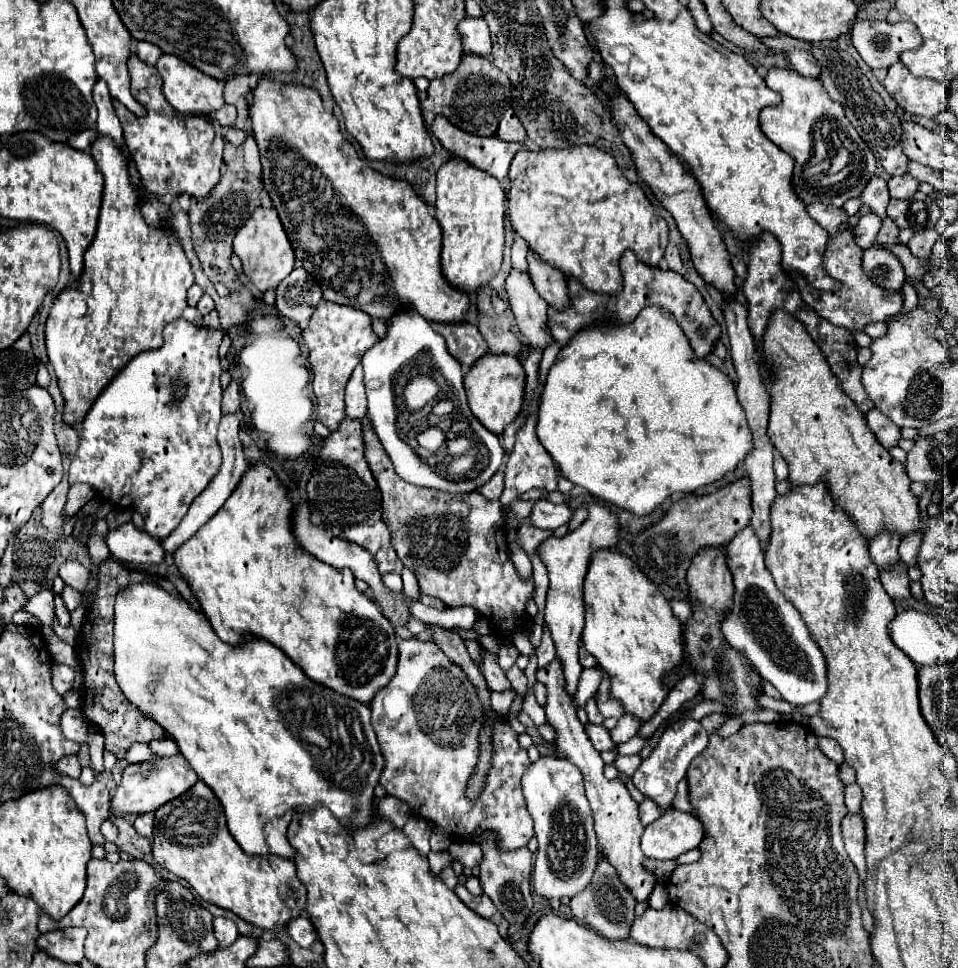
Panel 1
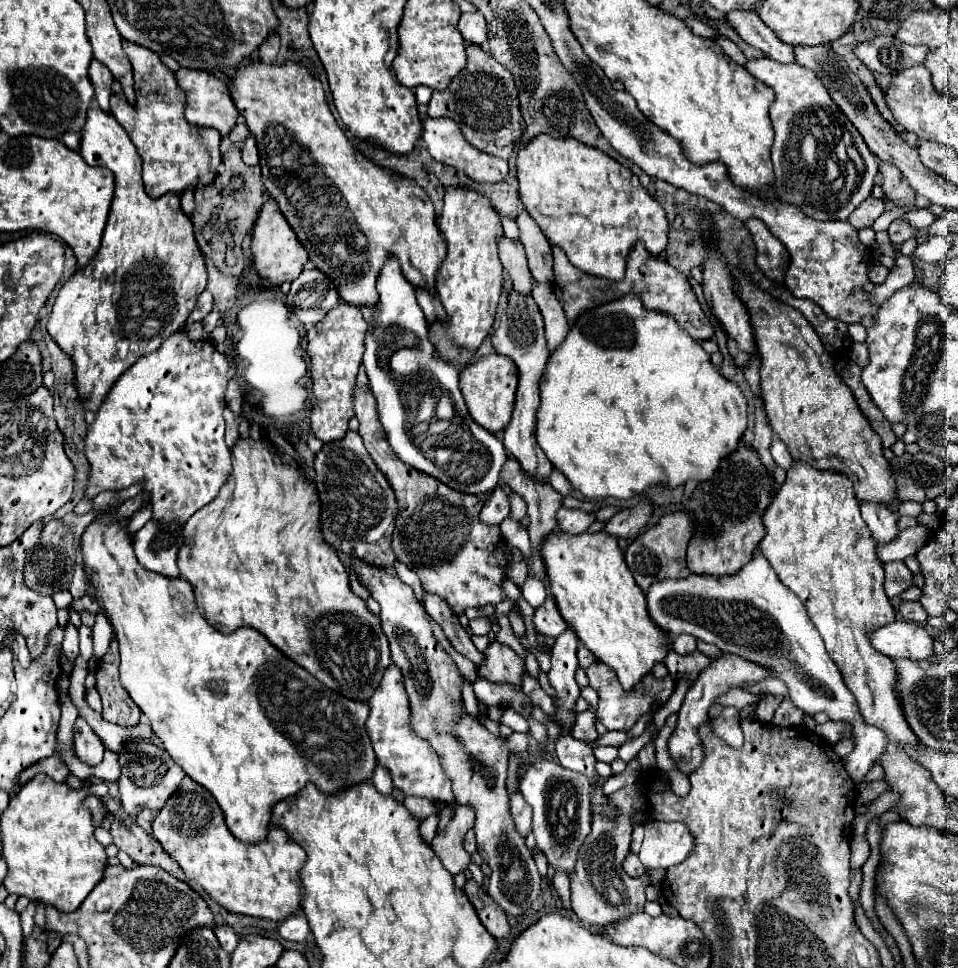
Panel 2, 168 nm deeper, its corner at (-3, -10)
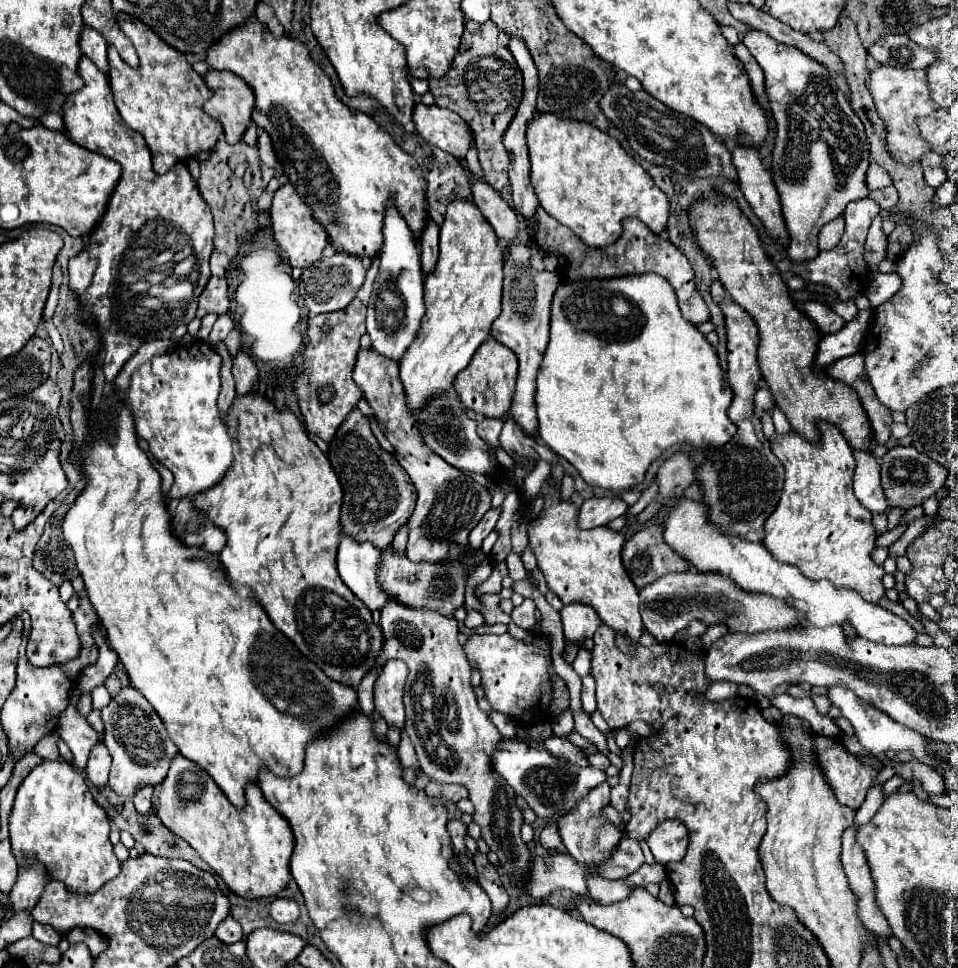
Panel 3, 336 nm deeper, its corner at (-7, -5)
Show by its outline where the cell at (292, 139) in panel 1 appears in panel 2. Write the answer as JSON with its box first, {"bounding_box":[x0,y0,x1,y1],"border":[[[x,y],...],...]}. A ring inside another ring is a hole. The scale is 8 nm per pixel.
{"bounding_box":[232,60,448,308],"border":[[[252,60],[236,72],[232,80],[232,100],[256,138],[266,192],[276,200],[300,244],[306,248],[308,258],[338,288],[344,304],[368,308],[378,304],[376,280],[390,256],[398,258],[402,274],[408,276],[408,282],[414,288],[436,292],[434,278],[446,258],[448,246],[436,226],[430,198],[418,184],[414,184],[414,180],[404,176],[394,180],[384,168],[356,152],[328,108],[320,80],[294,62],[266,66]]]}

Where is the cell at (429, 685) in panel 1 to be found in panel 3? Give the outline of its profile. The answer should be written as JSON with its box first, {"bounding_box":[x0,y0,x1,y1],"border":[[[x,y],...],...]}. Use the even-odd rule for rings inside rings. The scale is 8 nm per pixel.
{"bounding_box":[374,659,408,727],"border":[[[390,659],[374,685],[374,703],[376,711],[388,721],[388,725],[404,727],[404,683],[406,683],[408,667],[400,659]]]}

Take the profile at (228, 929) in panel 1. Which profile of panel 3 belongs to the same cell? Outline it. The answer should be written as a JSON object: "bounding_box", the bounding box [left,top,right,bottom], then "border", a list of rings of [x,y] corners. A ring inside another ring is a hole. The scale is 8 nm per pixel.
{"bounding_box":[216,917,244,945],"border":[[[226,917],[218,929],[216,929],[216,937],[222,939],[222,943],[230,945],[230,943],[236,943],[236,941],[242,941],[244,939],[244,933],[242,933],[242,927],[232,919],[232,917]]]}

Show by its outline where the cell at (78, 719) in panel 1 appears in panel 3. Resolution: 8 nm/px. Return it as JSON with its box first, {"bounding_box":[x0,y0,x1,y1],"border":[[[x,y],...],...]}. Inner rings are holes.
{"bounding_box":[86,743,110,789],"border":[[[100,743],[98,747],[92,749],[90,759],[88,759],[88,767],[86,767],[86,777],[92,781],[92,785],[96,789],[104,789],[108,783],[108,771],[110,771],[110,753],[106,751],[106,747]]]}

